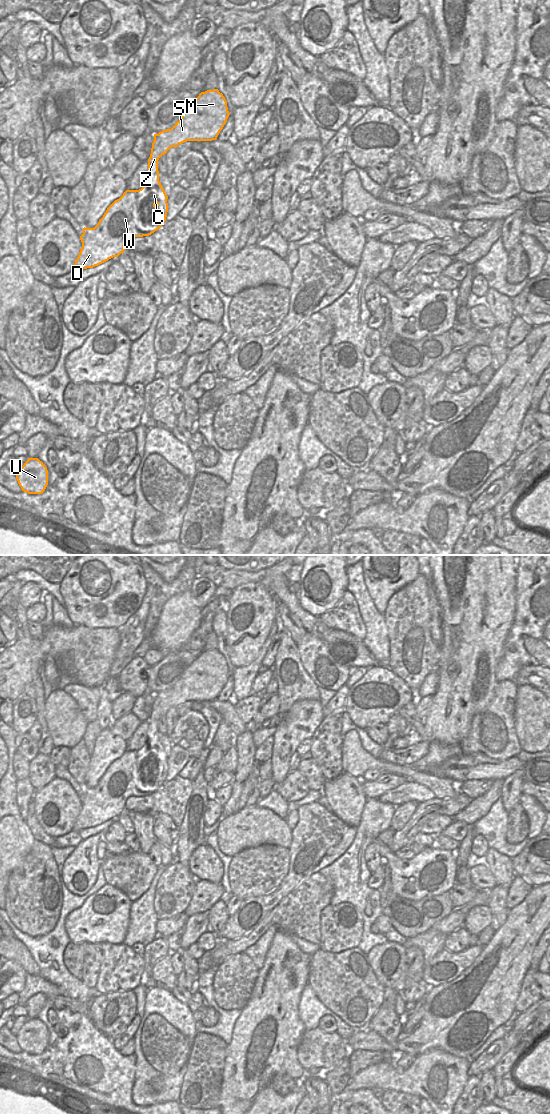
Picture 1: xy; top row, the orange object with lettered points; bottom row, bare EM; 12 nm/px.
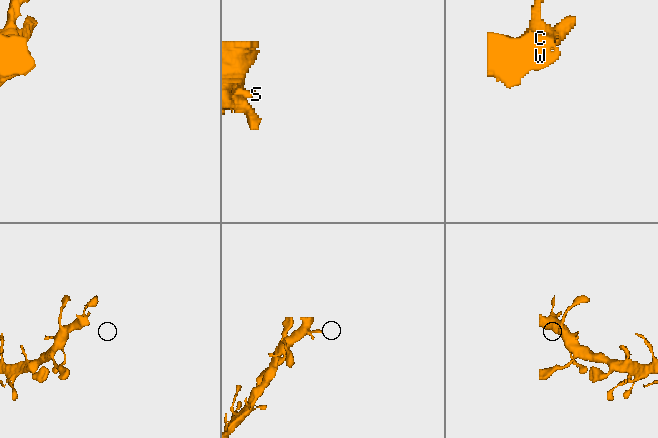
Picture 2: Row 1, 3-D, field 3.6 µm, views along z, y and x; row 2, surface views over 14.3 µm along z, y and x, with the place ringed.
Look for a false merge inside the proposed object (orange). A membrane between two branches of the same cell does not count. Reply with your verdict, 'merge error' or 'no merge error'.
no merge error

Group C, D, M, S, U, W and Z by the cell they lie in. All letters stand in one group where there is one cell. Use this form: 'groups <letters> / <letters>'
groups C D M S U W Z

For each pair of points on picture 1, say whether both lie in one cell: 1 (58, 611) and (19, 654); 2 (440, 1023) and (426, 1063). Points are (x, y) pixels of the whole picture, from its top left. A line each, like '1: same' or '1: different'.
1: different
2: different

